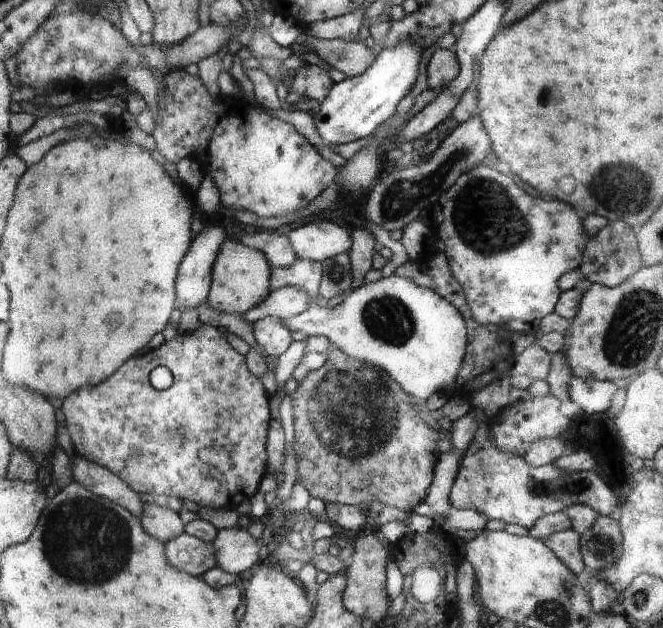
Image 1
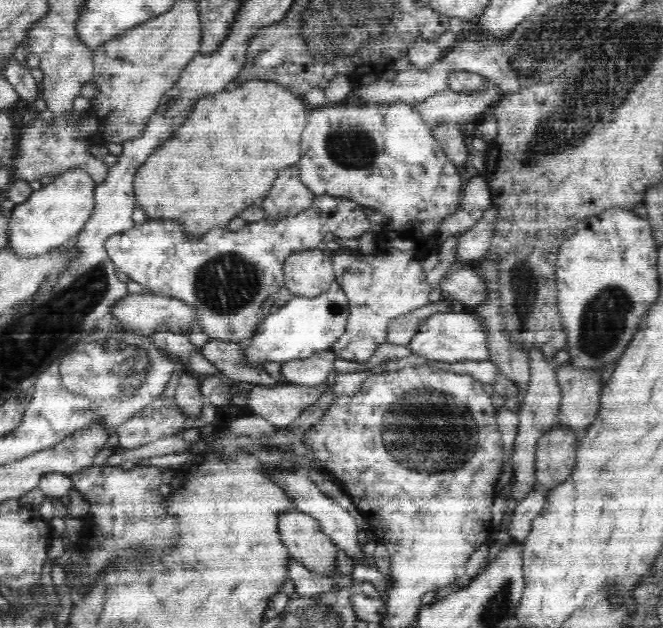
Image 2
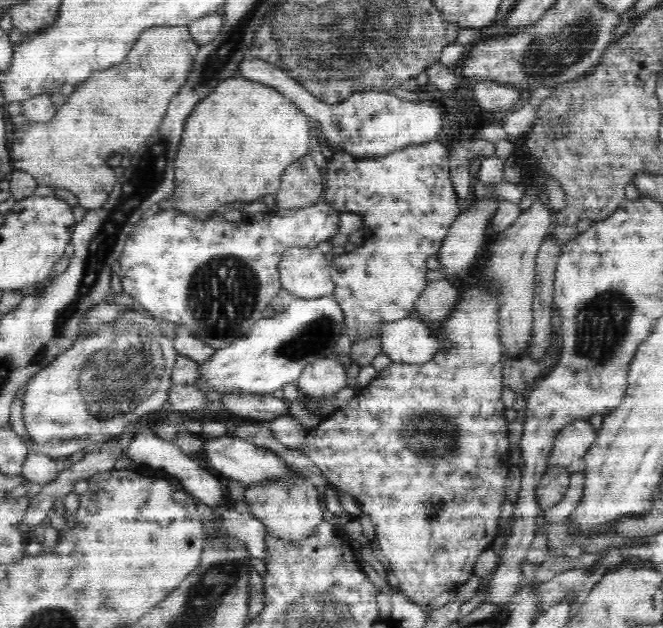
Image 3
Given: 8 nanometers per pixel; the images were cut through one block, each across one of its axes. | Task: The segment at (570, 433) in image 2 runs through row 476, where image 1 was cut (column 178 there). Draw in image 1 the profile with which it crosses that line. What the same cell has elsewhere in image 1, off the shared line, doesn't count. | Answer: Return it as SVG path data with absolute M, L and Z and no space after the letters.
M182 533L177 537L166 542L167 561L172 562L172 566L176 566L178 570L186 571L188 574L201 577L210 569L218 566L218 555L215 553L214 542L204 542L202 539L193 537L192 535Z

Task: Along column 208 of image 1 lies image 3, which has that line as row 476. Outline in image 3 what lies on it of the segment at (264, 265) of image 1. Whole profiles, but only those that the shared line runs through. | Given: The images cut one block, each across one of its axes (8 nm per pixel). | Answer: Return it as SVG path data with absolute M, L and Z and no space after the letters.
M299 472L296 474L296 480L268 481L266 484L248 485L244 498L248 502L249 512L264 523L268 535L290 542L291 545L297 545L306 538L312 538L324 518L316 487Z

